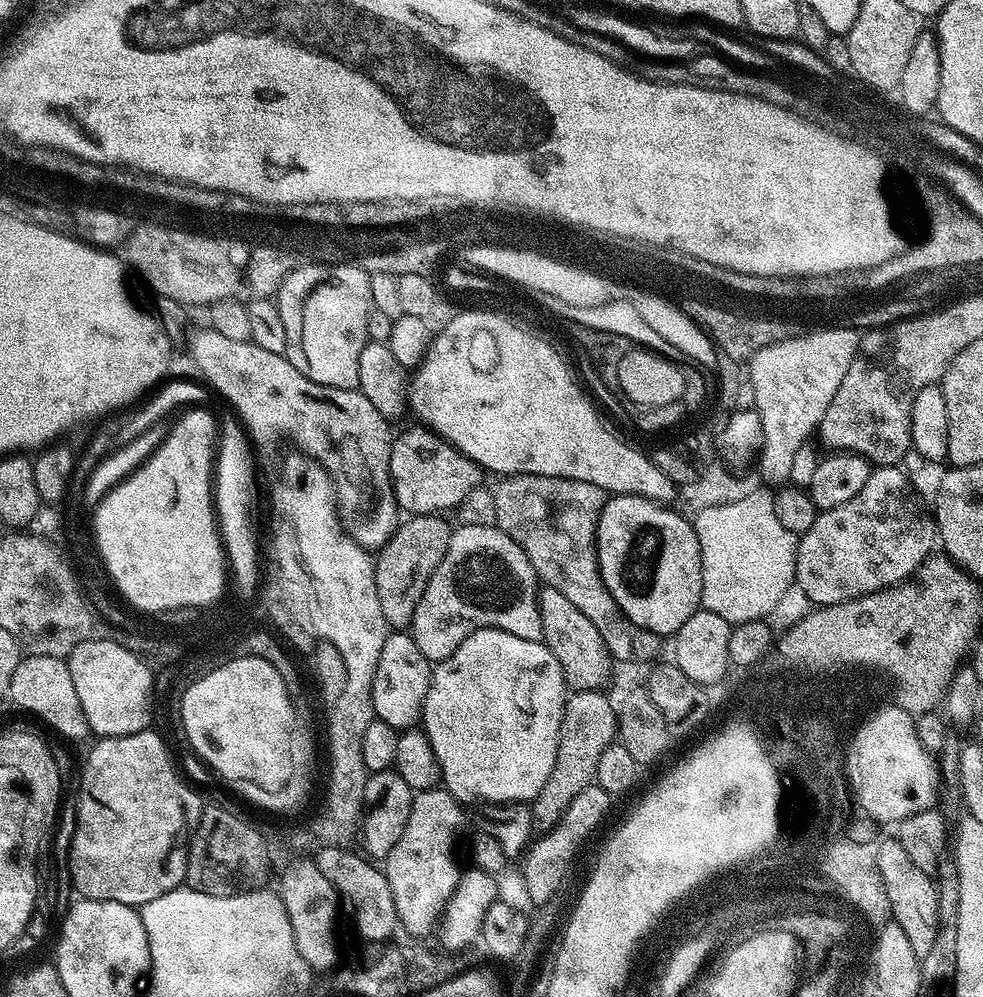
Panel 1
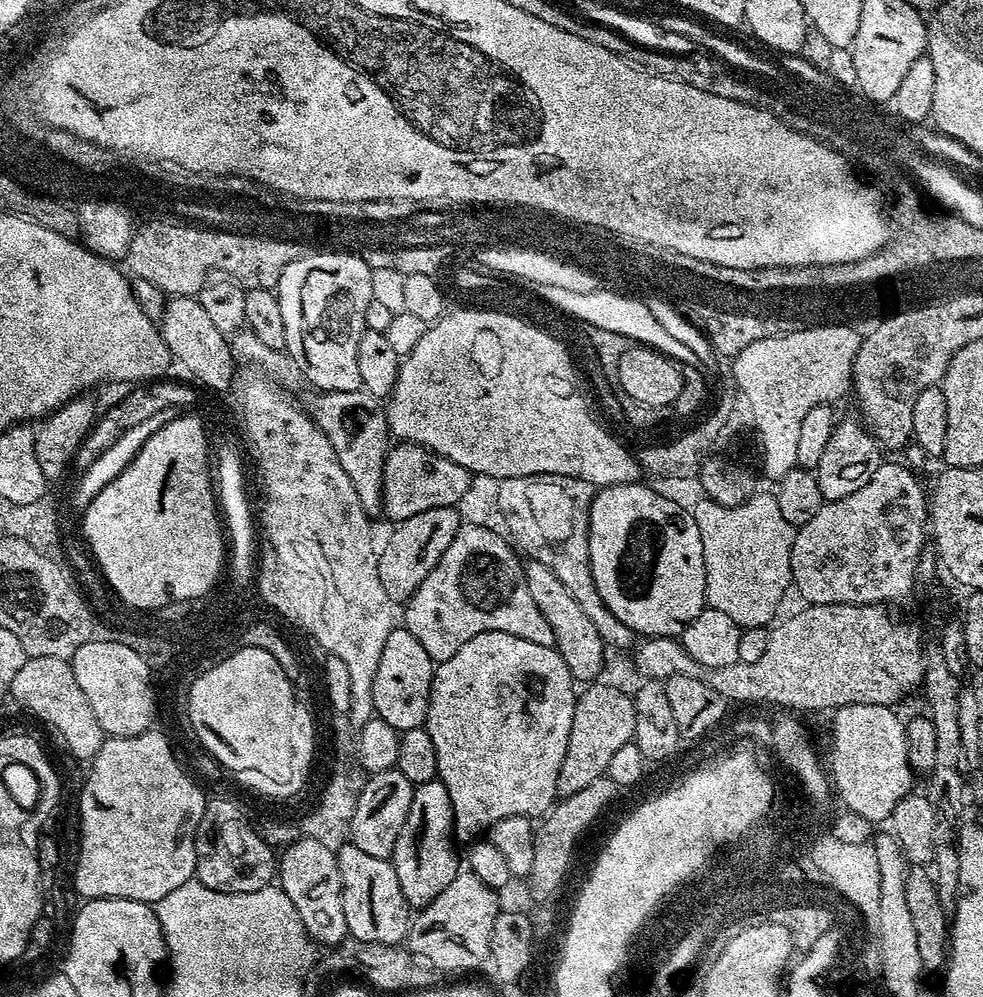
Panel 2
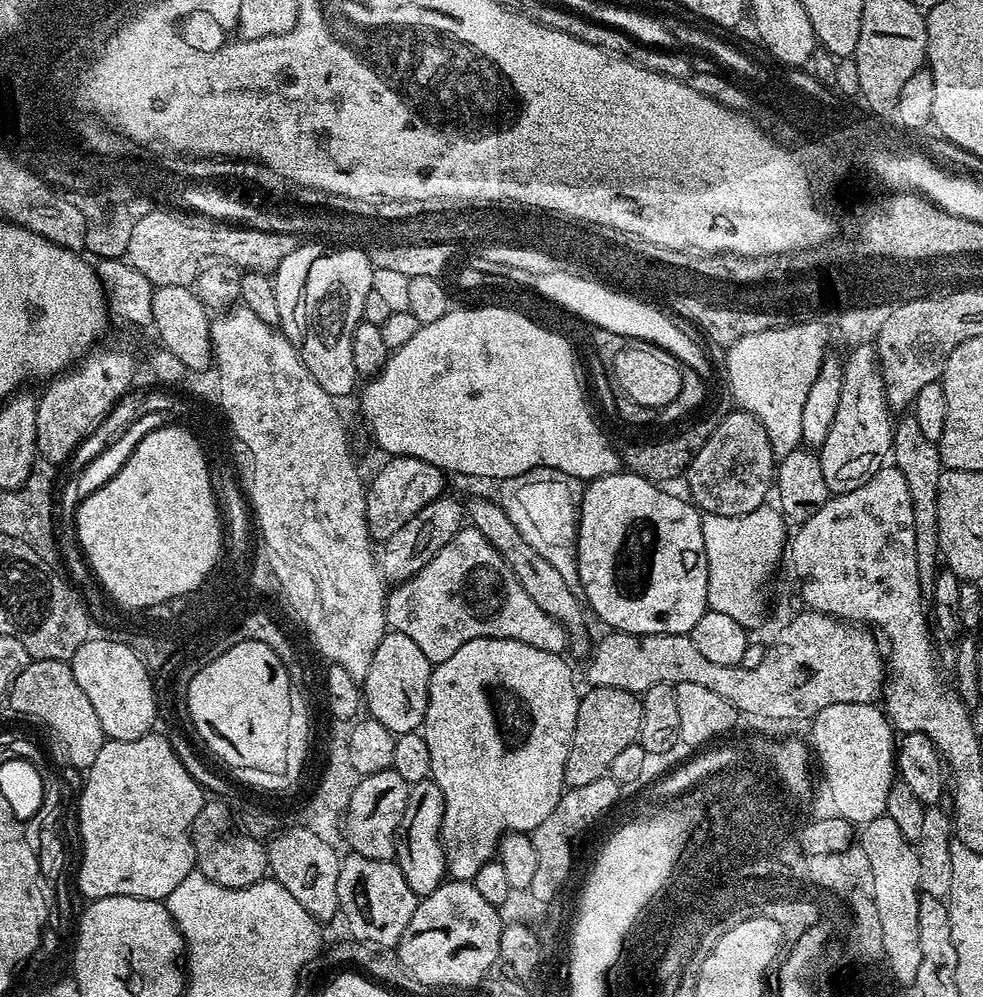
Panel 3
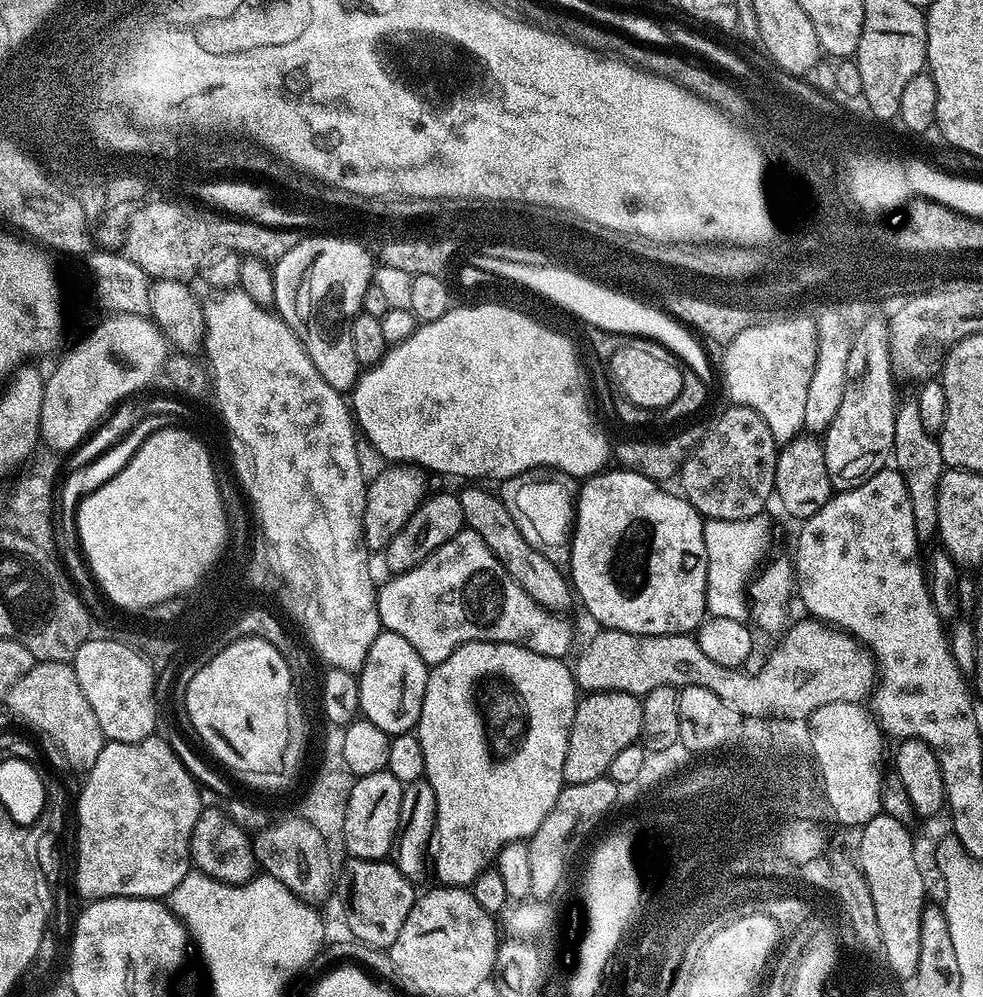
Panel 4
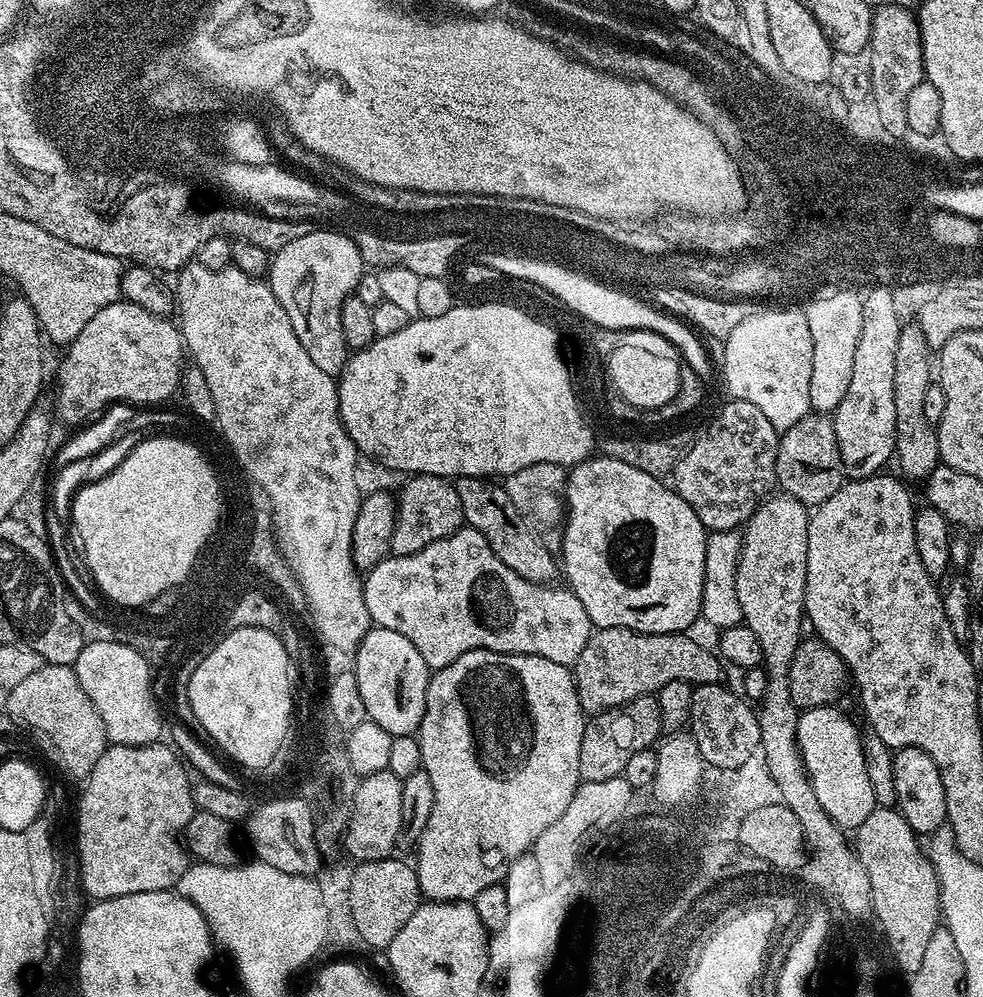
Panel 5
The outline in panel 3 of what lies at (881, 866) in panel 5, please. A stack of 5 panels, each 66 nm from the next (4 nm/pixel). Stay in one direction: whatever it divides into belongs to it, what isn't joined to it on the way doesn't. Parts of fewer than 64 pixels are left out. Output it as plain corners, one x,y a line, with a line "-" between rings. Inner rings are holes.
887,816
874,818
863,825
858,836
858,848
864,851
868,859
866,869
875,875
876,897
879,904
880,920
883,920
884,943
887,944
888,955
892,966
904,980
918,974
918,966
922,962
922,950
918,947
918,902
922,895
920,889
920,860
916,857
913,841
907,840
898,830
898,826

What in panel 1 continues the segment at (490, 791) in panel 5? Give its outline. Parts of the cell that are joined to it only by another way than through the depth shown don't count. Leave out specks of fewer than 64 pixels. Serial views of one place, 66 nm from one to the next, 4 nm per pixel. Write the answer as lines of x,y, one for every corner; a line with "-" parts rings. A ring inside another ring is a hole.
483,628
470,634
470,638
466,638
462,646
454,650
454,654
450,654
450,658
439,661
433,667
432,684
428,688
422,713
422,730
428,735
430,746
434,746
443,787
447,788
449,794
464,806
469,806
468,804
507,805
535,800
542,786
546,786
546,778
550,778
550,770
554,770
554,758
558,758
558,742
562,730
565,699
566,685
562,666
558,666
558,658
554,658
552,651
543,642
518,638
514,634
506,634
506,630
497,628

